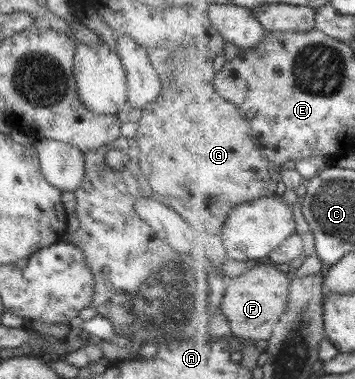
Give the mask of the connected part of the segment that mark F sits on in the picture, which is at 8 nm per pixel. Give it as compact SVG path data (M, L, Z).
M259 263L241 277L231 281L227 297L223 298L223 315L227 317L237 338L254 341L271 339L275 326L287 312L292 280L289 274L277 269L277 265Z

